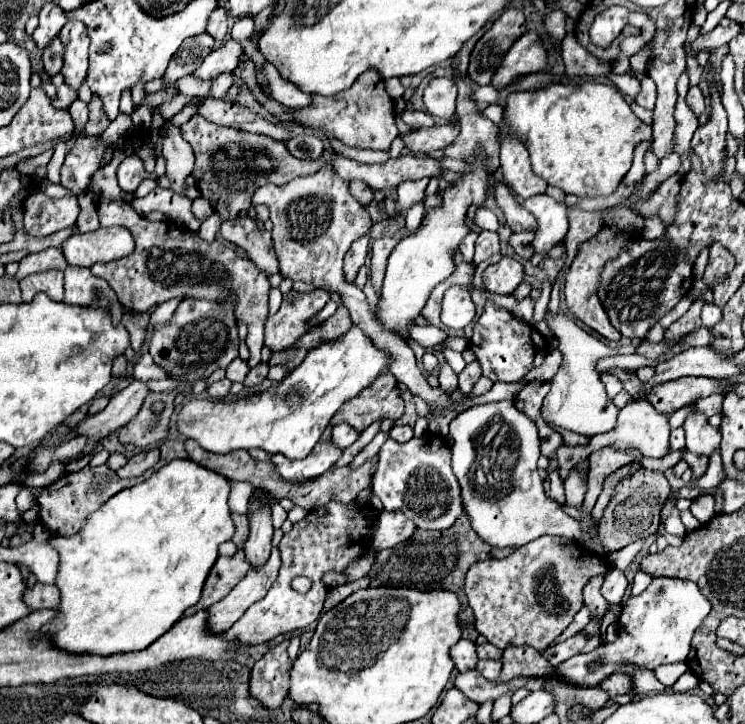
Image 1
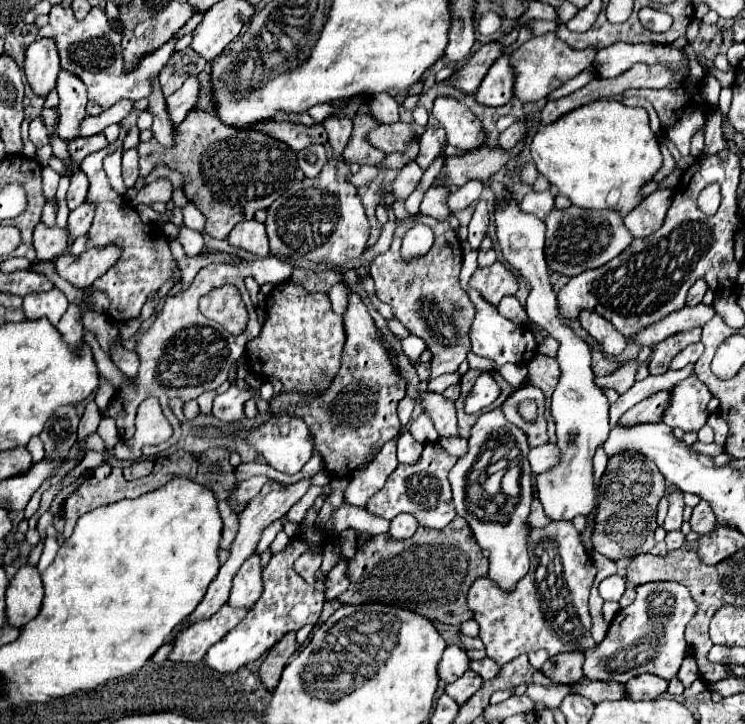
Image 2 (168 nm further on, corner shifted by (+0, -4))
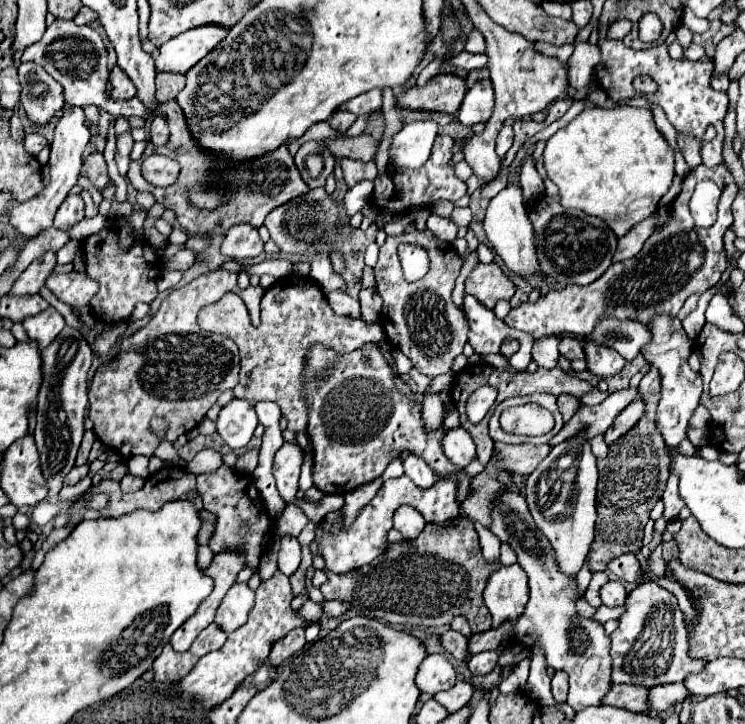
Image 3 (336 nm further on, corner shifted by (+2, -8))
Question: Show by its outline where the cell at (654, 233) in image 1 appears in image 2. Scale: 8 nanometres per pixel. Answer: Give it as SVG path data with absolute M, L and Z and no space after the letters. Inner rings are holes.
M668 189L654 191L640 203L638 209L632 211L632 215L626 215L624 219L626 229L634 235L634 239L652 235L664 223L670 203L672 203L672 191Z

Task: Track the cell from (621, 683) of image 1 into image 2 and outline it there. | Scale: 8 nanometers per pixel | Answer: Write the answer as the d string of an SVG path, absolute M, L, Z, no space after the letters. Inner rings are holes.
M638 675L638 679L630 679L626 683L628 697L638 701L638 699L658 699L664 693L668 693L668 681L658 679L654 675Z

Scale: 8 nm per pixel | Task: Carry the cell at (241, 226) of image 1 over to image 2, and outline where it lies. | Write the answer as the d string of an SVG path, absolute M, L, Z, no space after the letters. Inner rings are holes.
M242 221L238 223L230 237L228 237L232 247L240 247L244 251L250 251L258 257L268 257L270 249L268 249L268 237L266 237L266 229L262 223L258 221Z

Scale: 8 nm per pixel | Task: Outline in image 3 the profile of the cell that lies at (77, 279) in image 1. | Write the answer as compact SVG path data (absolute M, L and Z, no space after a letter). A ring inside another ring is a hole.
M64 327L64 331L60 331L60 335L42 351L44 381L38 395L34 439L40 453L42 475L48 483L48 501L56 501L58 491L62 489L62 479L74 467L76 461L76 453L84 433L84 413L88 407L86 377L90 363L92 351L84 341L82 333L74 327Z

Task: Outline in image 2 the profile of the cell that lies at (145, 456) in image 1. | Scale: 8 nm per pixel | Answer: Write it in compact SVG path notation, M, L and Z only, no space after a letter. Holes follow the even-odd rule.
M142 459L142 461L136 461L134 465L126 467L126 469L124 469L124 477L126 477L128 481L134 481L134 479L138 479L138 477L146 477L150 471L152 471L152 461L150 461L150 459Z

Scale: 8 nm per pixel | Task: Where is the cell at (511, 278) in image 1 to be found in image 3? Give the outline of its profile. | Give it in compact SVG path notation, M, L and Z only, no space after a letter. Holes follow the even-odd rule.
M478 263L466 279L466 293L474 295L488 309L494 309L500 299L510 299L514 291L514 283L504 275L504 271L496 263Z

